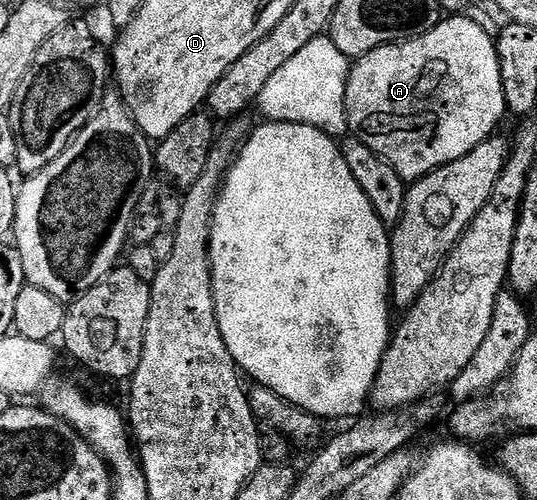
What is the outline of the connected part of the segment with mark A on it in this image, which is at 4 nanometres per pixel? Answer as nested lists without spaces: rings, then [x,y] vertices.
[[[445,17],[438,23],[435,29],[431,29],[418,39],[404,41],[389,41],[383,47],[376,47],[366,55],[360,56],[349,68],[349,80],[347,81],[347,93],[345,94],[345,112],[349,118],[349,130],[363,145],[367,145],[376,155],[383,157],[401,174],[406,181],[416,181],[425,175],[430,175],[435,169],[447,165],[451,161],[459,161],[467,153],[471,153],[486,139],[494,134],[497,122],[506,118],[505,94],[503,93],[503,81],[501,80],[501,66],[497,56],[497,44],[494,36],[488,35],[479,24],[469,17]]]

